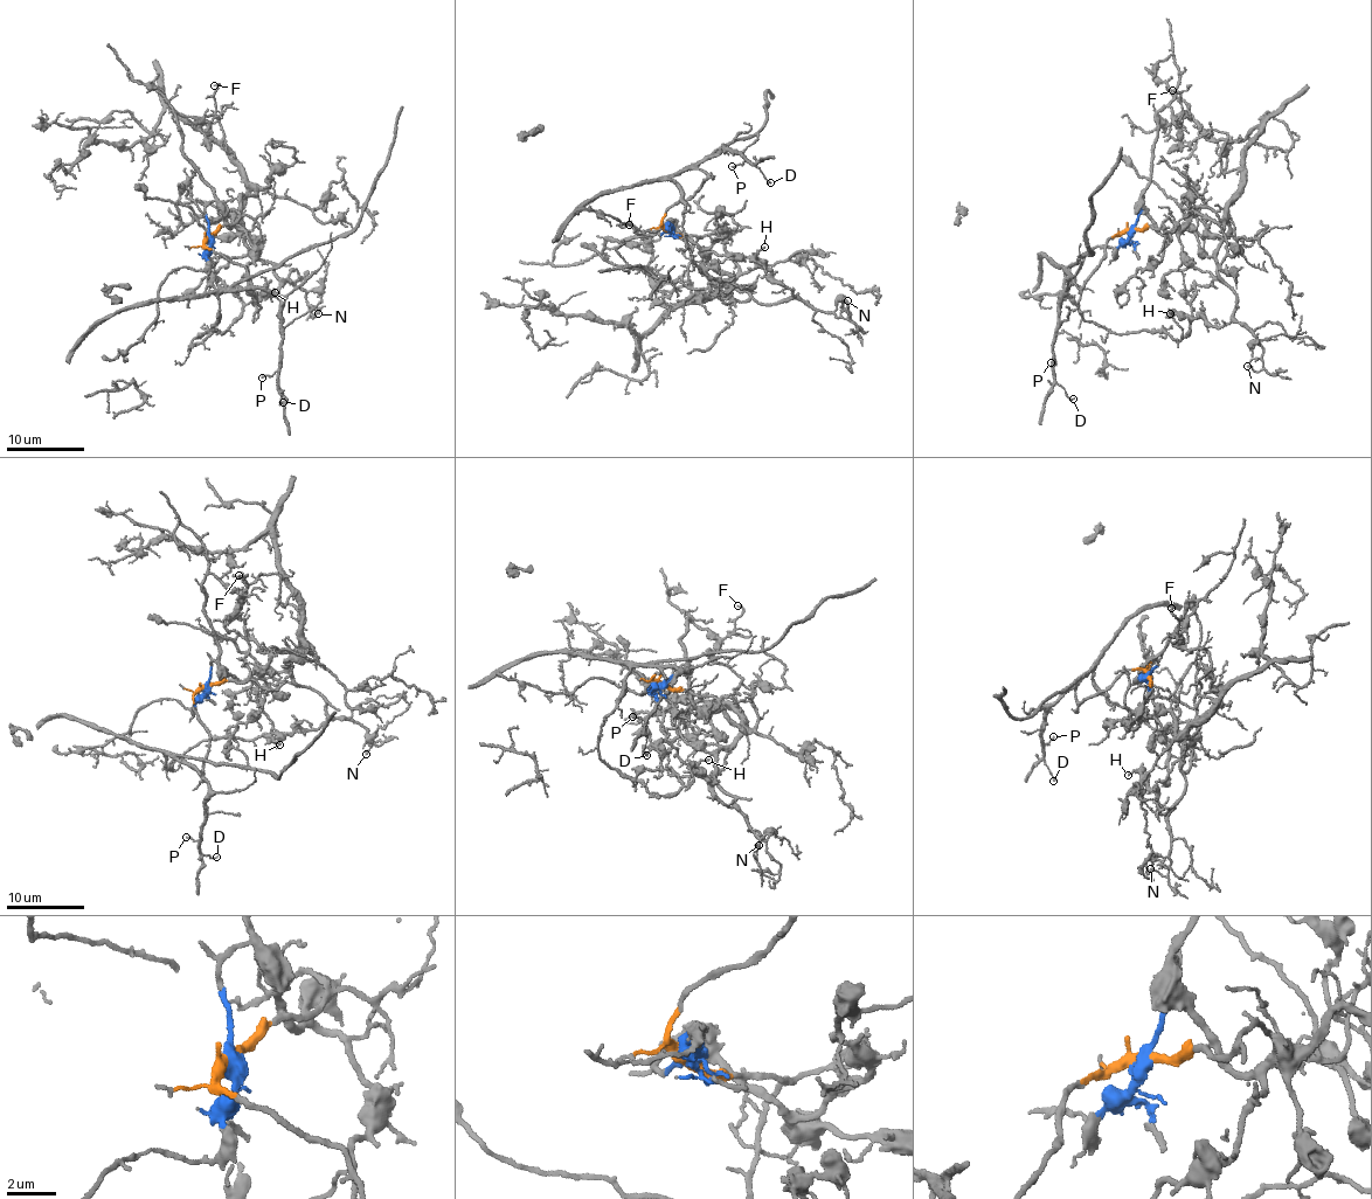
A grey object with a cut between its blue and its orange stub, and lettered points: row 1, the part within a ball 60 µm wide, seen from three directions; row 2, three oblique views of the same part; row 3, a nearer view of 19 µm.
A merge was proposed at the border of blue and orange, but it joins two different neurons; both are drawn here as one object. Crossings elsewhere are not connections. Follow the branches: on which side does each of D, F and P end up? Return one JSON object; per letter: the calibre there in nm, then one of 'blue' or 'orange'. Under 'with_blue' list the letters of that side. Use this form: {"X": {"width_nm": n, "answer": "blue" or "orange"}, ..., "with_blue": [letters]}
{"D": {"width_nm": 110, "answer": "orange"}, "F": {"width_nm": 150, "answer": "blue"}, "P": {"width_nm": 110, "answer": "orange"}, "with_blue": ["F"]}

